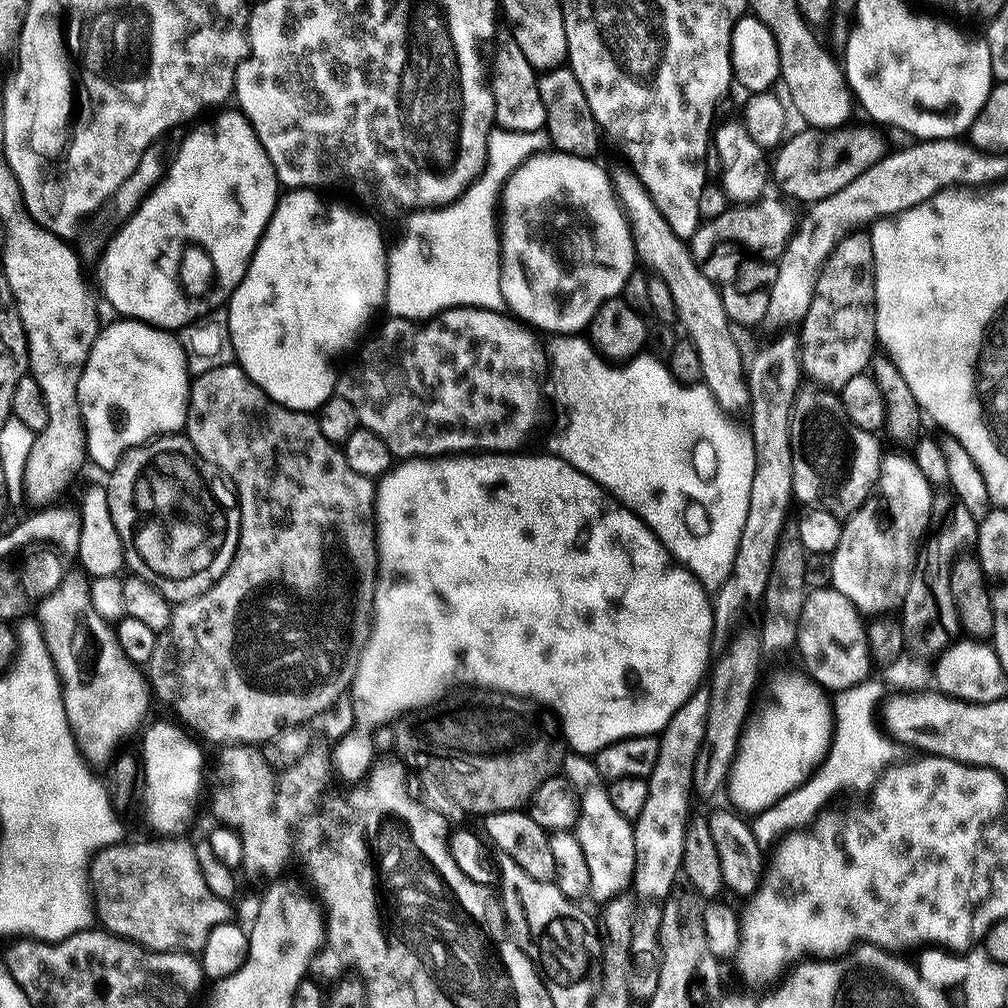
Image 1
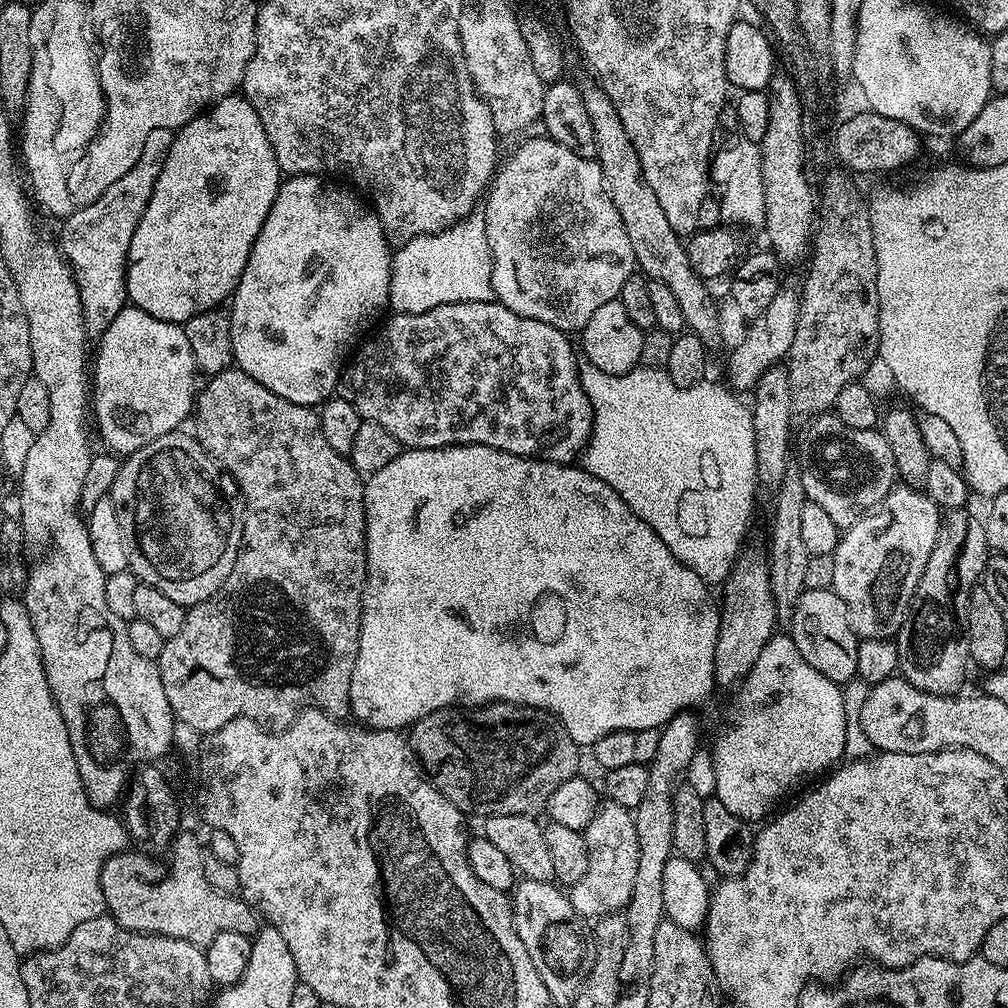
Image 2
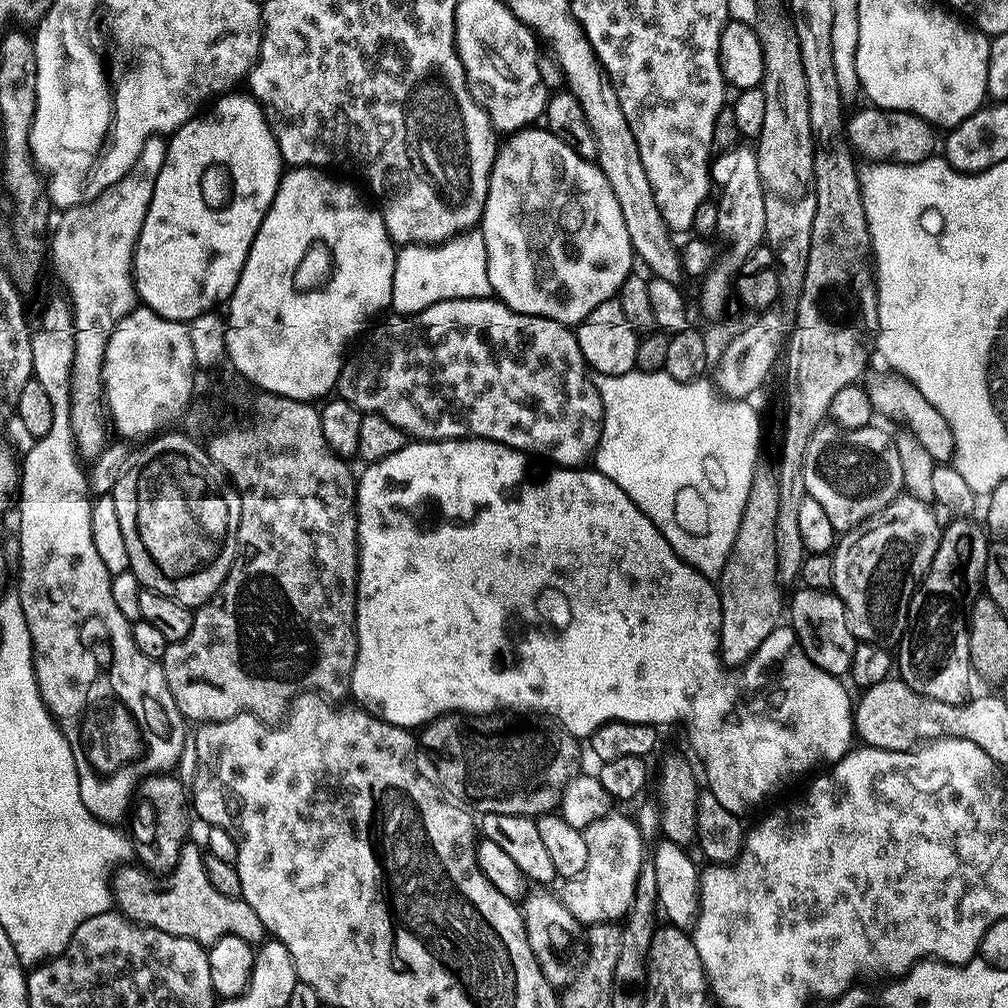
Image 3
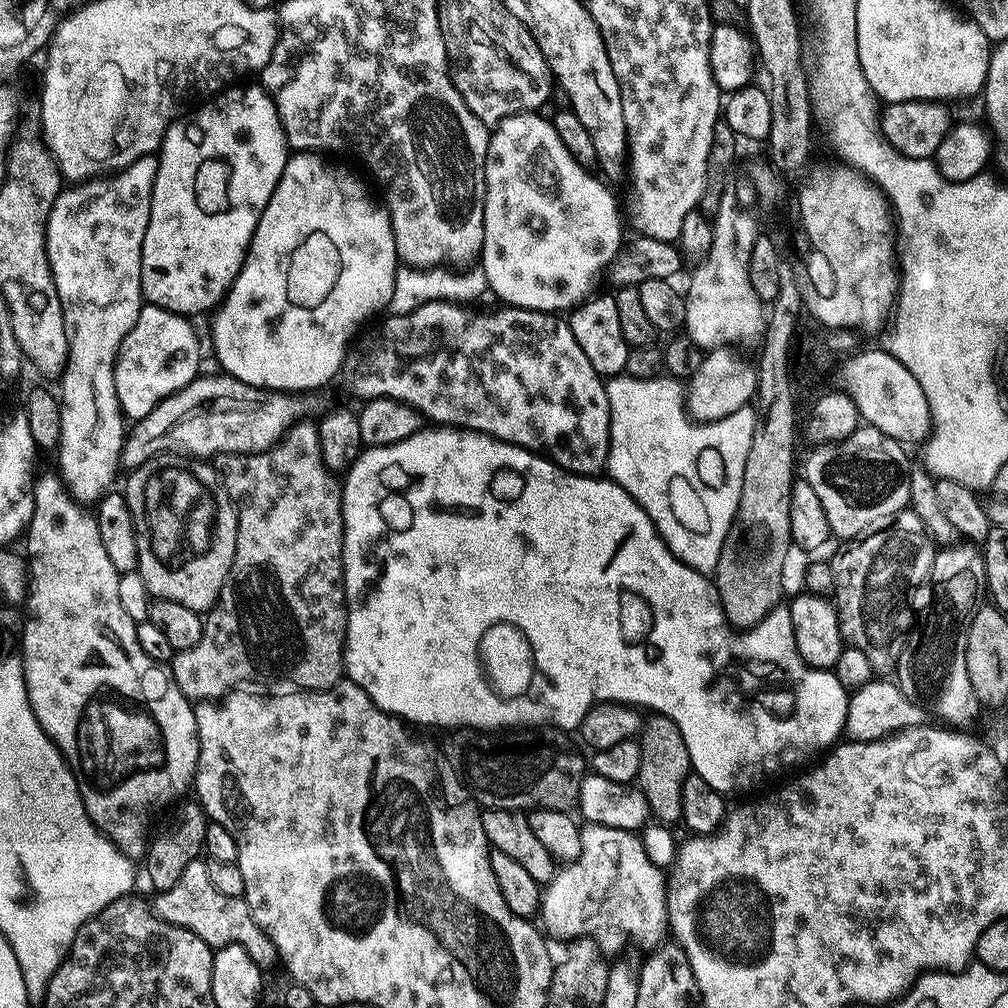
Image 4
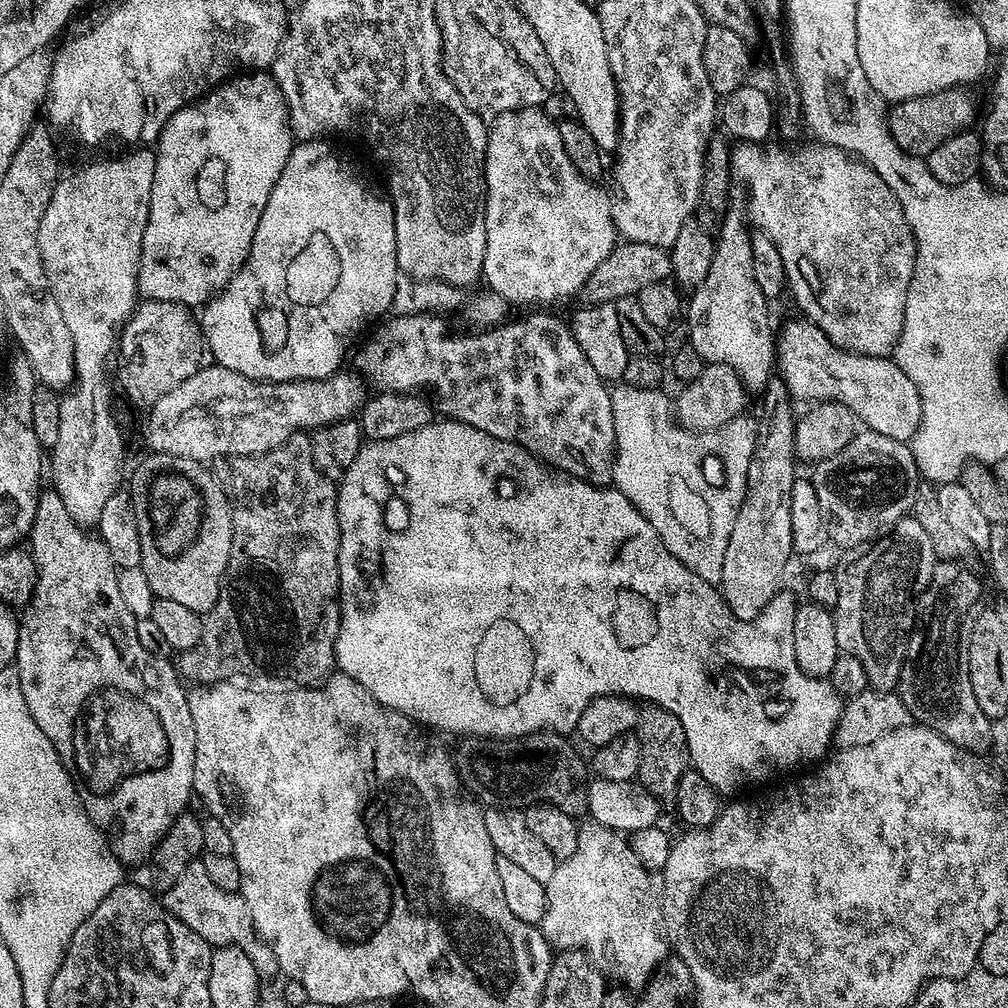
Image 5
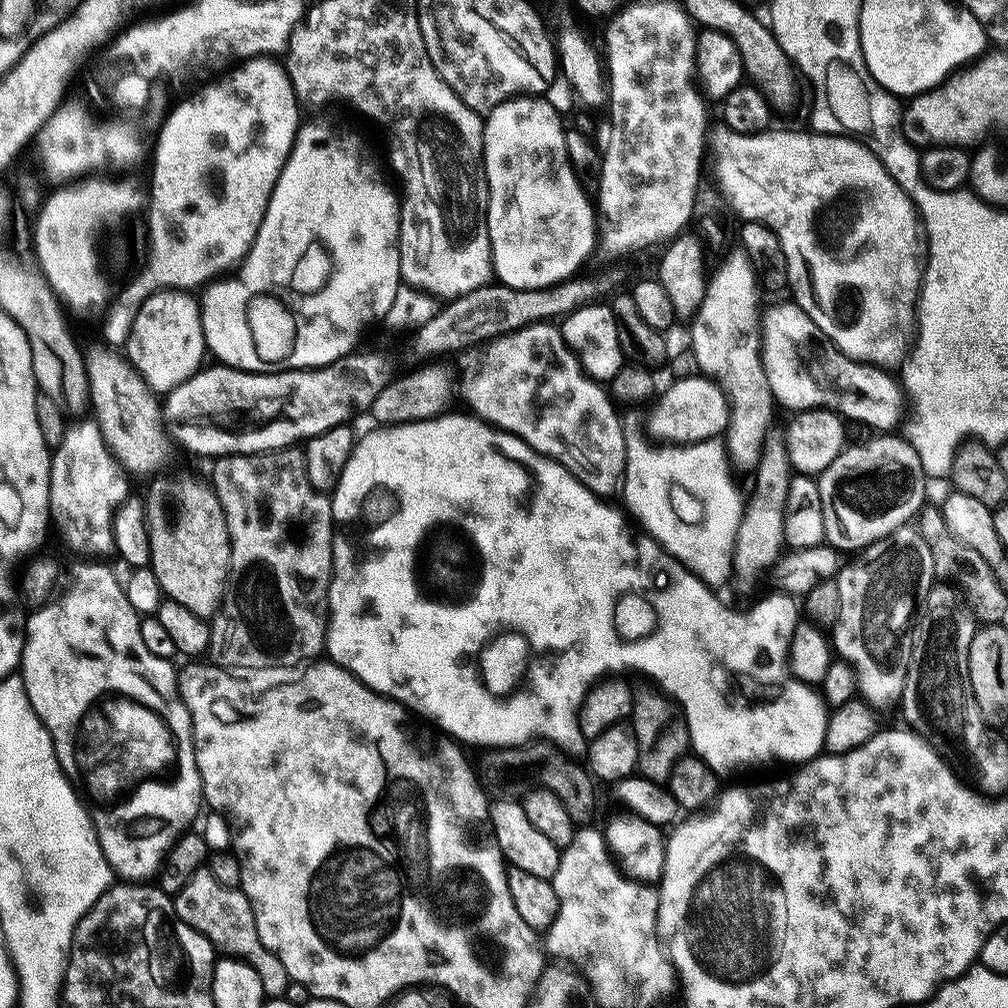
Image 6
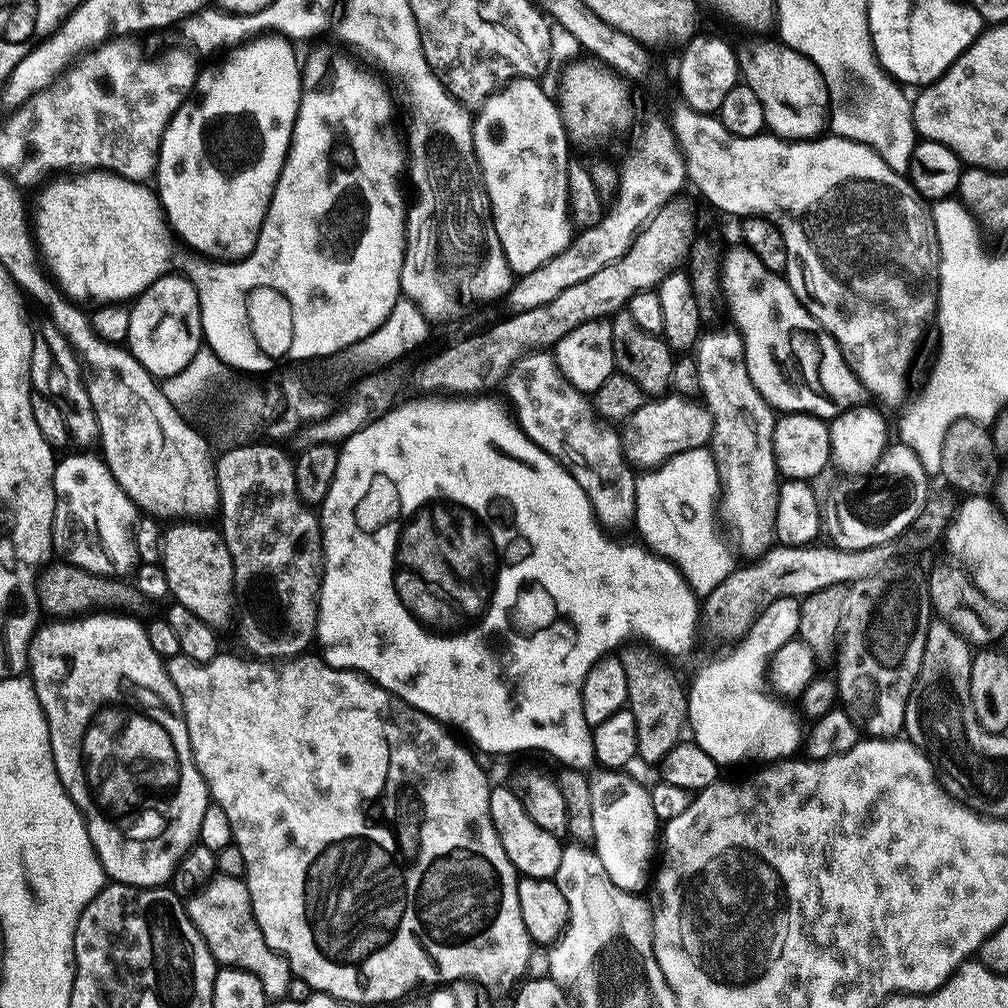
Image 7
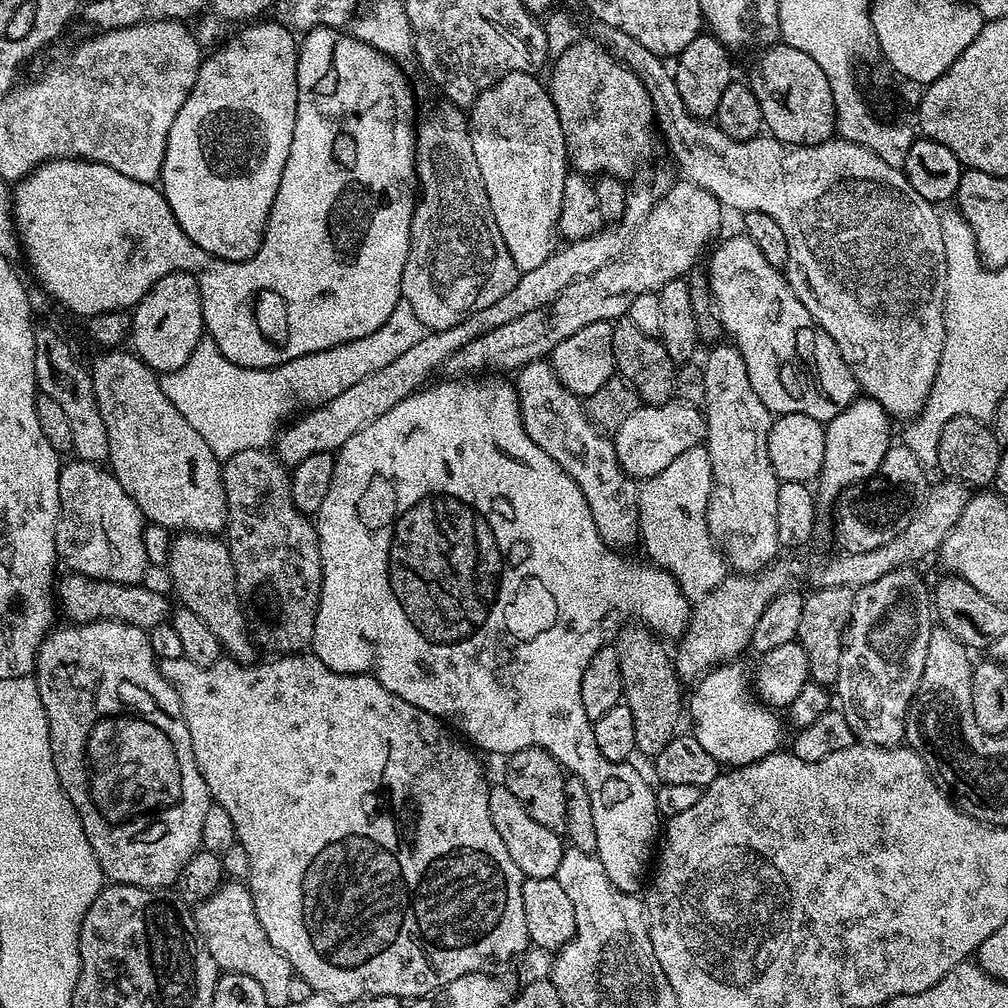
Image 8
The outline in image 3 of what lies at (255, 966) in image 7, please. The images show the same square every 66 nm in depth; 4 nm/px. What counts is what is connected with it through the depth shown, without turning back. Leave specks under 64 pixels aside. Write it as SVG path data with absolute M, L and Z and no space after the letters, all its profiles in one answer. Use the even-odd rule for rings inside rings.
M195 842L185 844L178 858L178 866L168 873L163 882L153 878L143 867L121 867L114 876L115 907L128 919L135 920L145 928L157 928L166 934L185 936L205 946L227 936L242 938L242 942L253 946L263 944L266 933L262 918L250 910L243 898L226 898L226 894L218 894L218 890L214 890L210 878L206 878L204 858L201 845L199 848Z

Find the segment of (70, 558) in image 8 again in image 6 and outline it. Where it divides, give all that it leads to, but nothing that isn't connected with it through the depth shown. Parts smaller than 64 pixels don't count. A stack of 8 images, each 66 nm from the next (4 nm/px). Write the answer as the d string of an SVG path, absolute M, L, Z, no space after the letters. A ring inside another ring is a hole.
M84 418L67 429L64 440L52 452L52 469L50 470L50 520L60 531L60 536L76 552L85 552L88 558L108 558L112 556L116 543L112 537L112 520L116 517L116 509L128 499L129 477L117 464L112 451L104 445L104 439L95 419Z

